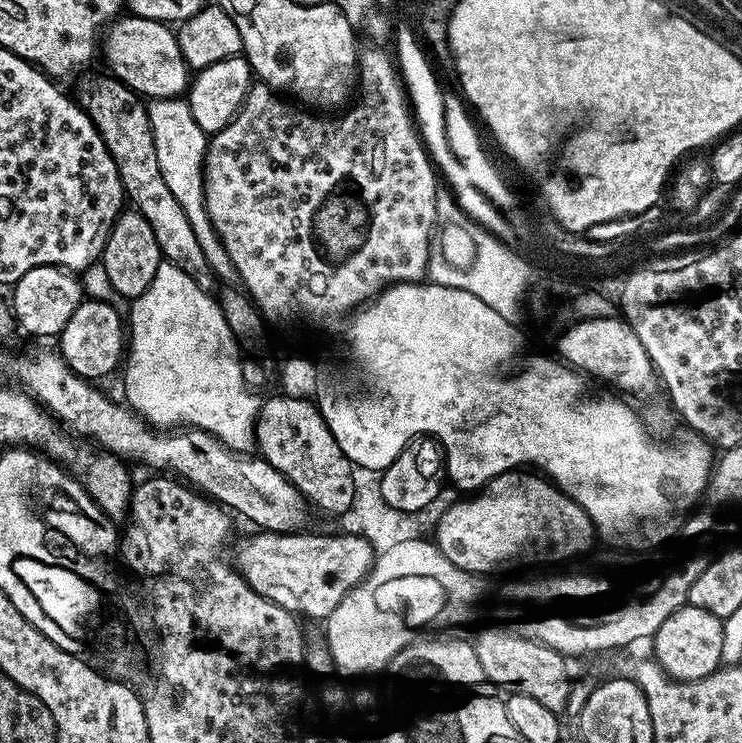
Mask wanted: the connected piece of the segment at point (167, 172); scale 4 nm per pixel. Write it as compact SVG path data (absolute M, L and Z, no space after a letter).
M159 97L153 99L148 105L151 134L154 135L154 150L158 159L158 168L162 171L162 178L166 186L172 191L179 206L185 211L197 235L198 246L202 254L206 254L206 262L210 262L210 270L221 285L230 288L240 288L240 275L218 234L212 228L210 214L204 206L204 188L202 183L204 154L207 148L208 136L204 133L194 116L190 113L189 104L181 97Z

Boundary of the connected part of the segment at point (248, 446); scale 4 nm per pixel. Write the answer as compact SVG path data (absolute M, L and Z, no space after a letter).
M161 262L158 270L154 274L154 278L150 282L150 286L146 286L146 290L142 295L135 297L131 301L132 304L132 320L130 316L130 347L126 352L126 363L123 365L124 372L124 396L127 407L131 408L137 416L148 421L149 424L160 430L176 430L181 426L188 428L200 428L204 432L216 436L233 452L242 452L245 454L253 451L256 443L256 416L260 412L262 403L261 397L253 389L246 386L246 382L242 378L242 352L238 347L234 334L230 330L230 326L226 326L226 318L222 314L219 303L209 293L204 292L198 282L194 282L194 278L190 278L190 274L182 274L182 270L178 270L178 266Z

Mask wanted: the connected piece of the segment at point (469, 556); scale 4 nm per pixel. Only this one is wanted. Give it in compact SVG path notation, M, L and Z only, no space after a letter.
M513 470L511 472L503 472L501 476L496 476L491 482L485 484L475 494L469 495L467 498L460 498L457 504L452 504L440 516L440 521L436 524L436 536L434 535L434 543L440 548L442 554L446 556L454 565L460 567L466 572L475 574L483 574L482 572L504 572L507 568L520 568L523 564L548 564L544 566L560 566L563 560L572 560L575 556L580 556L583 552L588 552L592 548L592 540L597 539L596 527L592 525L592 519L586 514L586 510L582 506L578 506L578 502L574 502L564 493L561 488L556 487L551 480L543 475L537 474L532 470Z

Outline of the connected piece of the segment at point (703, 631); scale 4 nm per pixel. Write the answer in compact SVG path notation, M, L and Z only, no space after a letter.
M687 603L683 608L670 614L662 626L658 626L651 641L654 659L667 676L673 680L701 680L717 671L722 661L722 638L724 637L724 621L721 617L710 614L706 610L698 610Z

